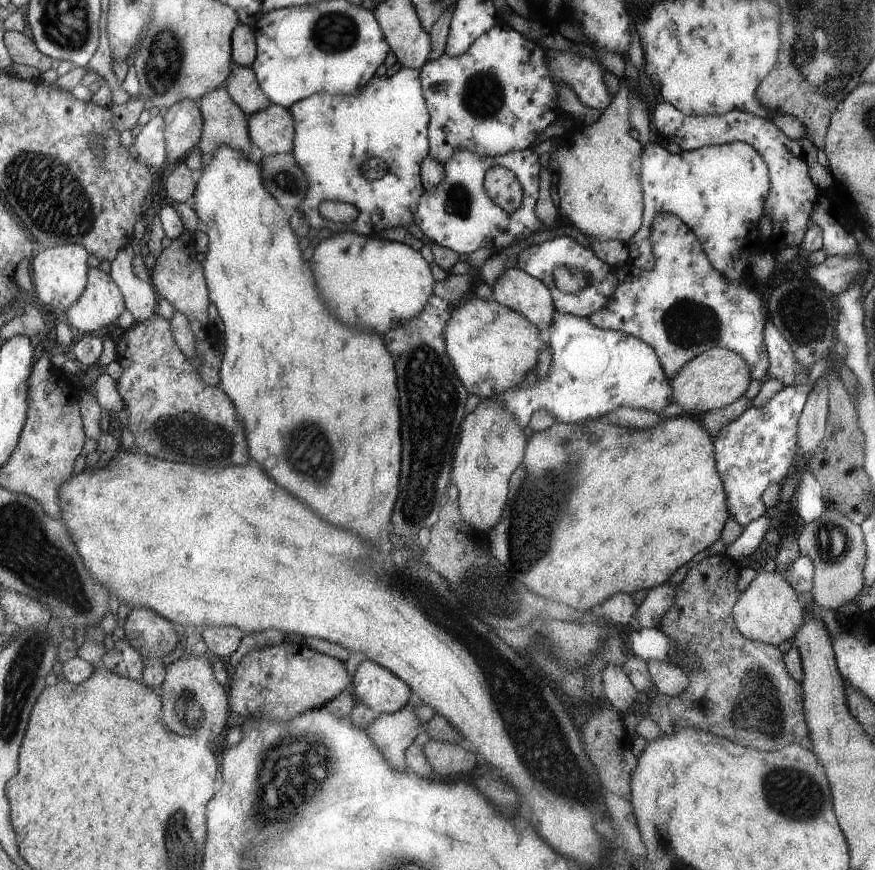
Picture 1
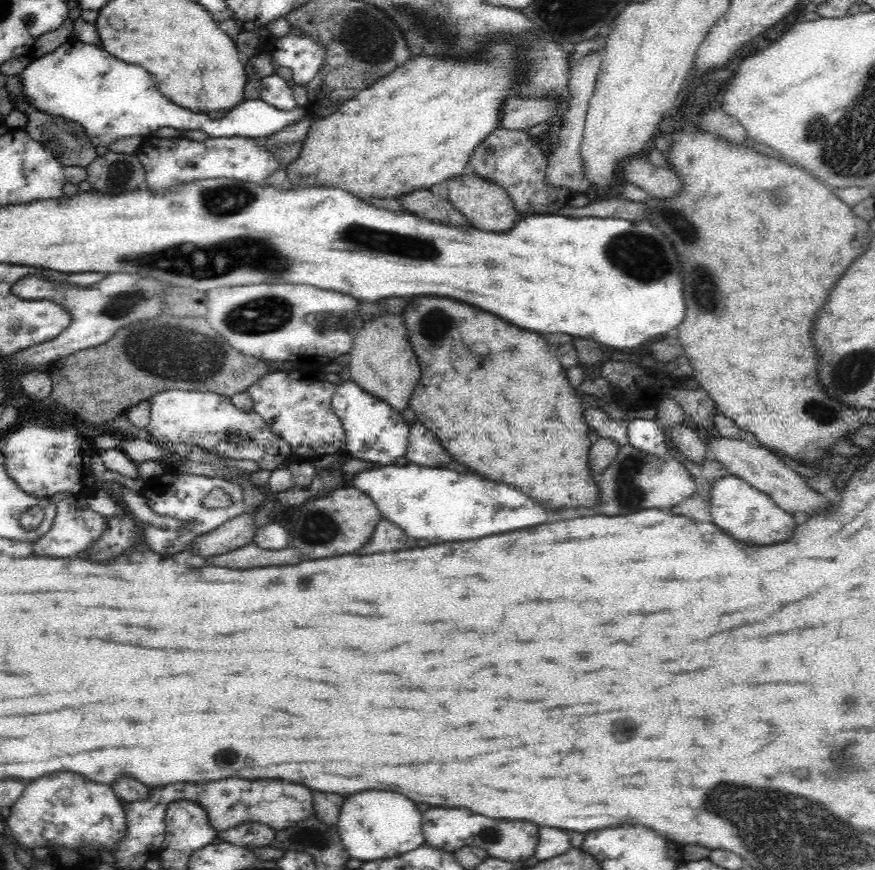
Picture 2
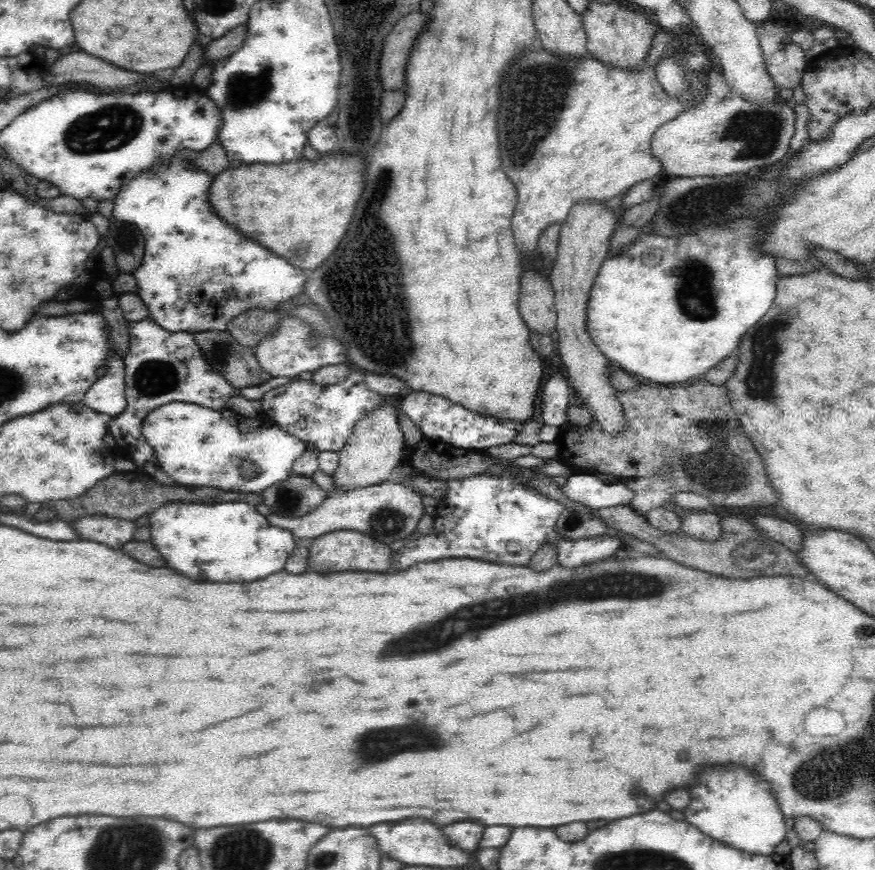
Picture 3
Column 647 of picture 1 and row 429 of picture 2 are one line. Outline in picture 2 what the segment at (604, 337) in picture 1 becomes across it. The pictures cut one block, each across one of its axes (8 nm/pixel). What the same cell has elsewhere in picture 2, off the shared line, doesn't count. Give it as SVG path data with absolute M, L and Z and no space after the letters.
M348 380L337 388L331 405L346 431L346 453L351 458L378 462L382 466L394 465L398 458L405 456L409 445L410 426L389 404L370 396L353 380Z

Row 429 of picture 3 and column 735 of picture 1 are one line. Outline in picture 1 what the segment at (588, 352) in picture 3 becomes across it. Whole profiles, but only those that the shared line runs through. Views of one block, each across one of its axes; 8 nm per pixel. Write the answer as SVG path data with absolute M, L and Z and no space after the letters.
M777 571L758 572L740 594L731 609L731 616L745 638L777 647L781 642L791 640L802 628L804 608L799 605L797 592Z

